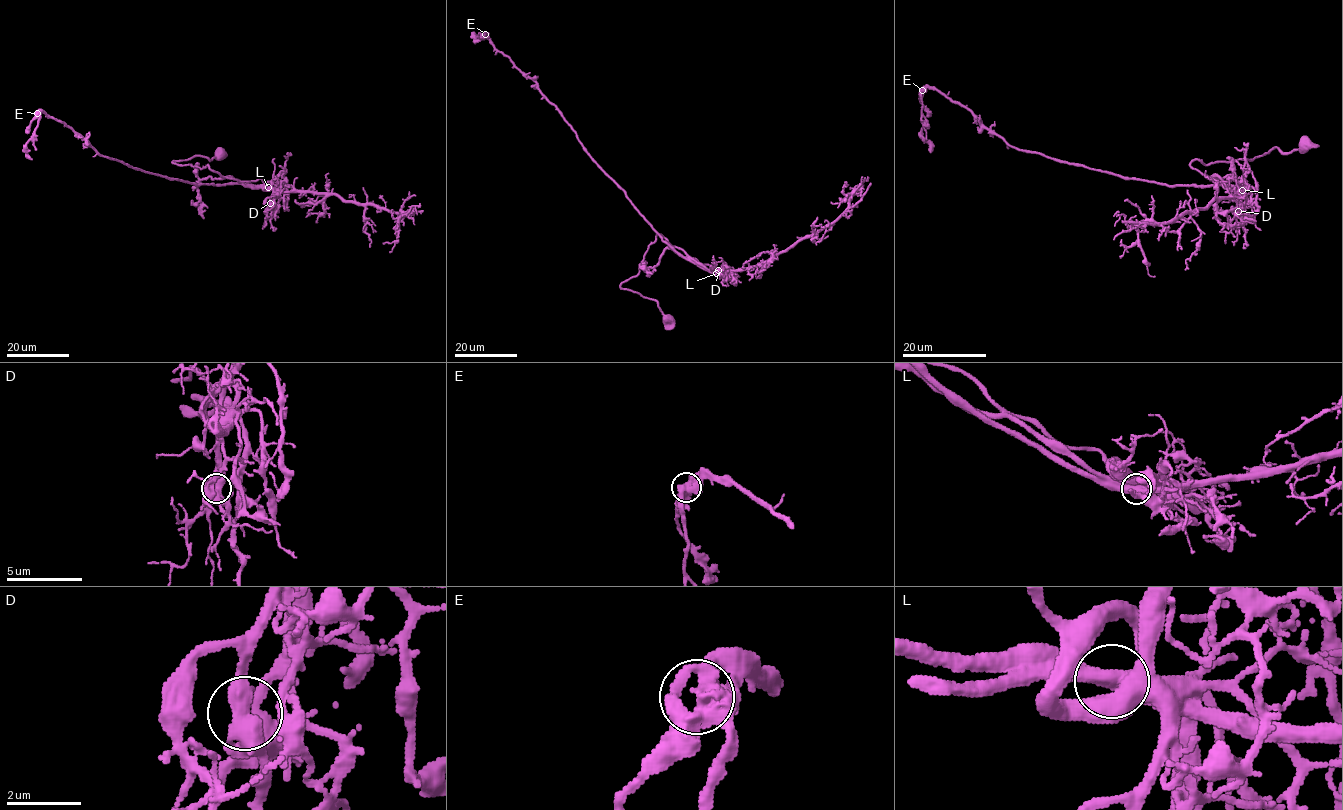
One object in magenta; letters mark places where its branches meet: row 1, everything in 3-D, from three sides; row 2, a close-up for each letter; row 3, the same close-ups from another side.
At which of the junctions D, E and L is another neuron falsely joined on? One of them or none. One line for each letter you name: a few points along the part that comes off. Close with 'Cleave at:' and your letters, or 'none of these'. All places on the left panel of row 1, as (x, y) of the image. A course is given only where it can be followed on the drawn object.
L: (269, 187), (196, 184), (145, 172), (103, 156), (69, 127), (43, 111), (25, 146), (32, 160)
Cleave at: L

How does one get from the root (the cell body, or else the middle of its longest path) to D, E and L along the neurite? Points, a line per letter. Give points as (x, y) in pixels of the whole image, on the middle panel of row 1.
D: (668, 320), (656, 301), (620, 287), (638, 274), (656, 235), (661, 234), (710, 270), (718, 270)
E: (668, 320), (656, 301), (620, 284), (638, 274), (657, 234), (688, 256), (662, 239), (538, 85), (485, 34)
L: (668, 320), (664, 319), (656, 301), (620, 287), (638, 274), (644, 253), (657, 234), (717, 273)

